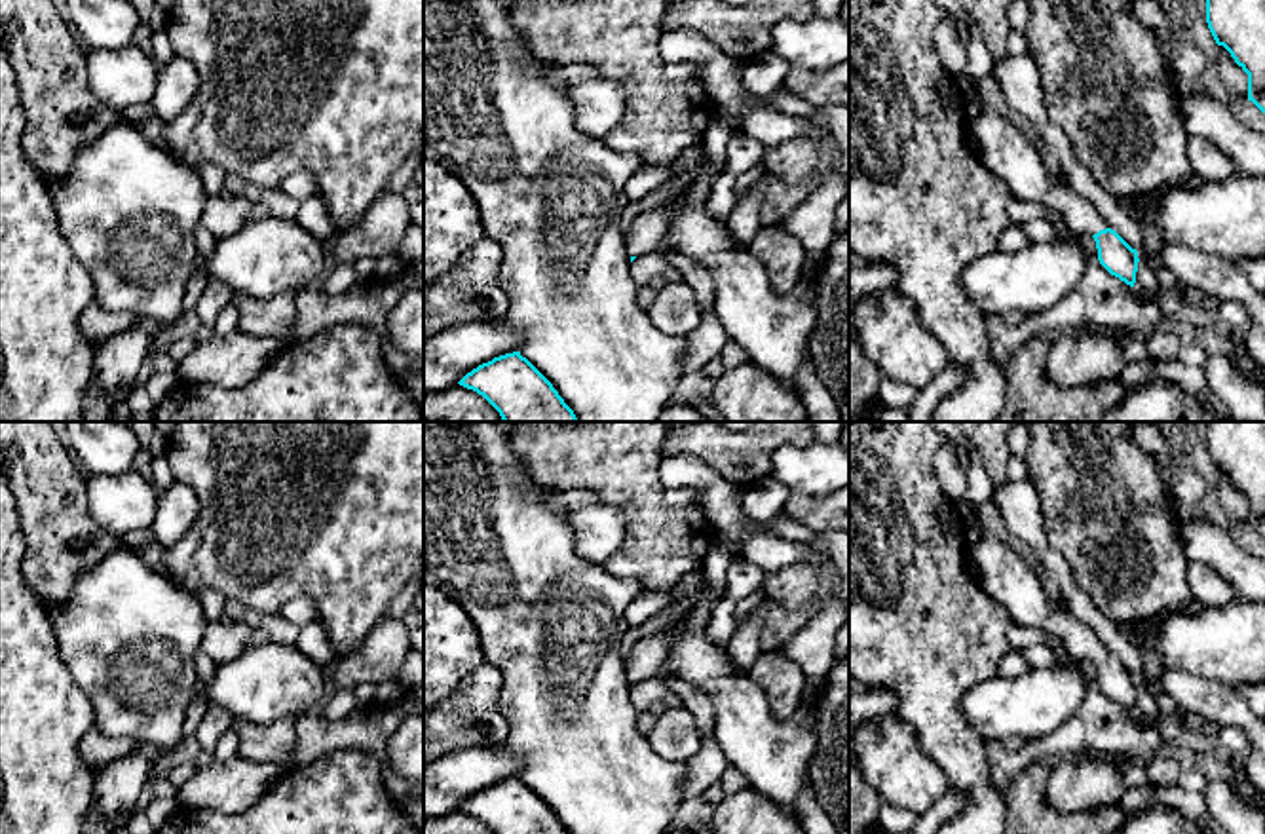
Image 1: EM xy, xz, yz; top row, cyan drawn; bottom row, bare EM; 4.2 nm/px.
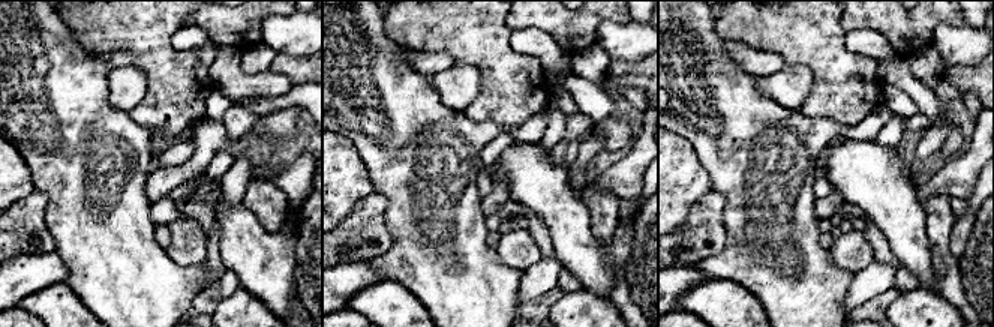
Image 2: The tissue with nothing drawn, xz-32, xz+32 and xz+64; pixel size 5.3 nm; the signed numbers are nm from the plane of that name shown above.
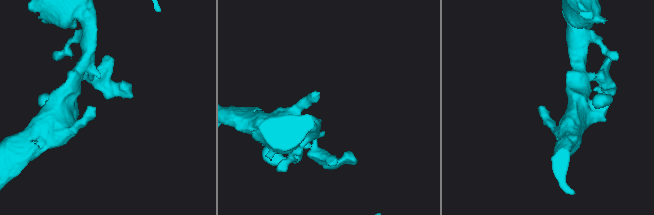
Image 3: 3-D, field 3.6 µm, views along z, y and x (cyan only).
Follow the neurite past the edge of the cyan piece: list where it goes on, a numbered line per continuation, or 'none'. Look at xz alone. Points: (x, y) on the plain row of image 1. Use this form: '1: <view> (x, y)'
1: xz (648, 654)

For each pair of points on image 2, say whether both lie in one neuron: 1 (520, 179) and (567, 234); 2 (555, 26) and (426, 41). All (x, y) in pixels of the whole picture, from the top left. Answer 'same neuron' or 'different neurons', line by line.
1: same neuron
2: different neurons

